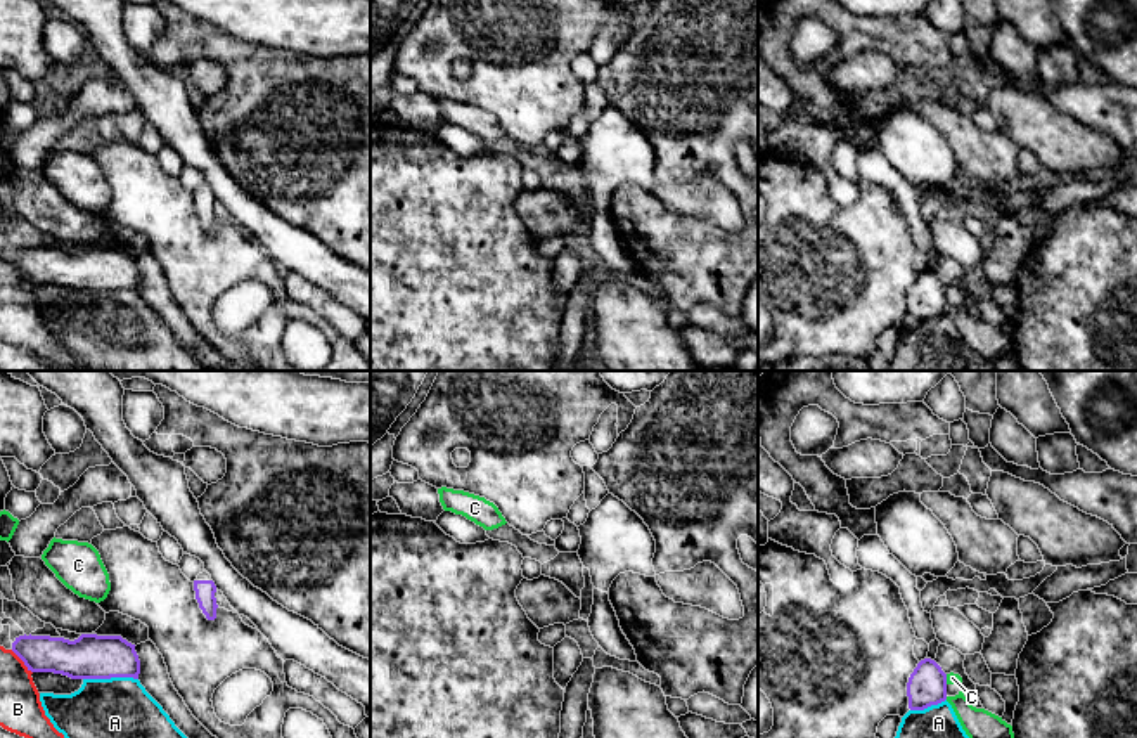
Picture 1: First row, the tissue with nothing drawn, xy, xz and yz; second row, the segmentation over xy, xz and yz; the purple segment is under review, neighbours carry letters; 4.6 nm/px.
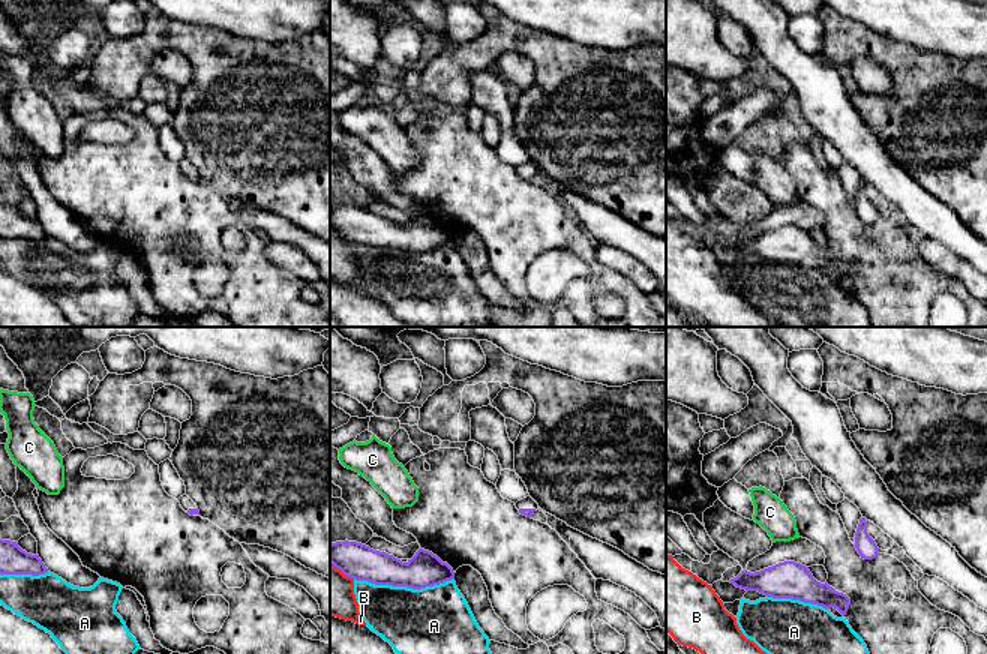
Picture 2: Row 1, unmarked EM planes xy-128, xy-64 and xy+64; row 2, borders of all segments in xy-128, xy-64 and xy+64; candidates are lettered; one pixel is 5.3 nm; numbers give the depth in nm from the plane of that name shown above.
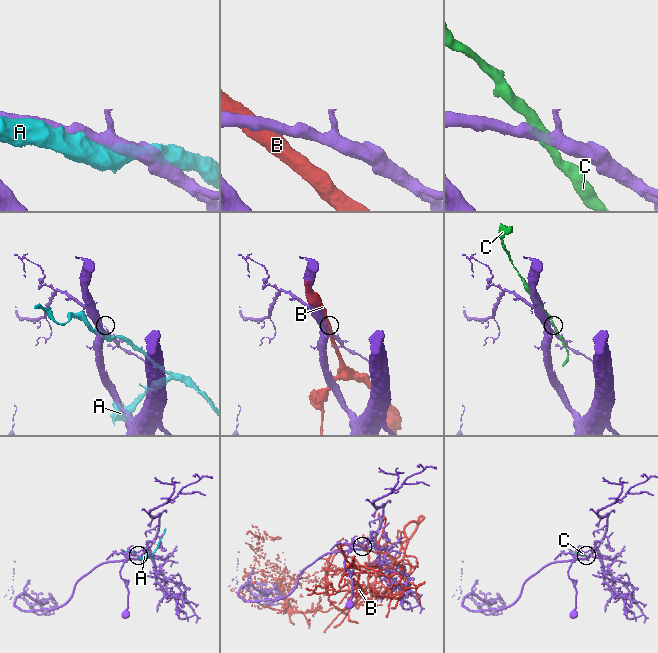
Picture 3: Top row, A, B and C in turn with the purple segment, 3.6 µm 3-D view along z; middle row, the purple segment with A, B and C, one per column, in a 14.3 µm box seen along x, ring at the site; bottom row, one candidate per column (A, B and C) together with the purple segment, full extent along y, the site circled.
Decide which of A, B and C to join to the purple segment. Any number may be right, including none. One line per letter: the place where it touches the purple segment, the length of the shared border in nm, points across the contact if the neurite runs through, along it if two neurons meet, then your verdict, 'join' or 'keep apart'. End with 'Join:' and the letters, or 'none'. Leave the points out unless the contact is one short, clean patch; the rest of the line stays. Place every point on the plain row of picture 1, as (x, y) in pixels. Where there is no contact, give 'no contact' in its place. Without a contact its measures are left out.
A: meets purple in xy at (109, 290); contact 260 nm long; keep apart
B: meets purple in xy at (23, 272); contact 150 nm long; keep apart
C: meets purple in yz at (945, 291); contact 50 nm long; border along yz (945, 286), (947, 295); keep apart
Join: none

